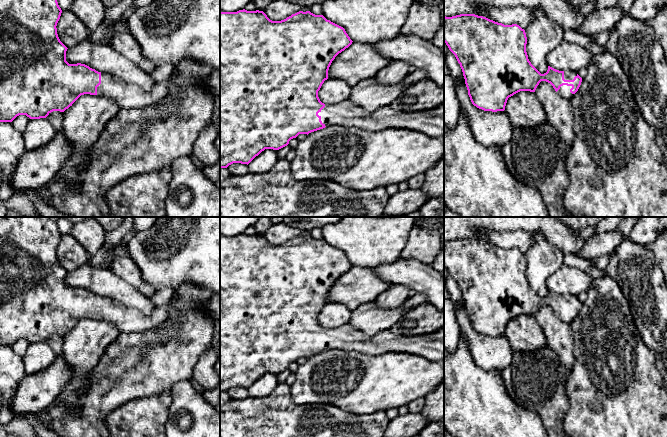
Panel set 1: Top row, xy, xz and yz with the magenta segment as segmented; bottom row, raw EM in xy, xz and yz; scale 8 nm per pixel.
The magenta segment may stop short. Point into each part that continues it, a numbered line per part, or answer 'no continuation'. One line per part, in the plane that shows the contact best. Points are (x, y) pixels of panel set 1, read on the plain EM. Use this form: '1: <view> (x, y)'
1: yz (564, 315)

